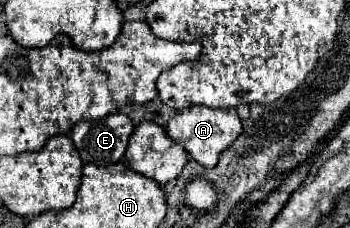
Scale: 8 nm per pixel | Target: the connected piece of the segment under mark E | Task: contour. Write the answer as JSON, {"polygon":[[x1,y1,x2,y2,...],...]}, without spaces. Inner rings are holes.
{"polygon":[[116,112,100,120,78,122,70,138,84,162,116,164,124,158,132,130,132,120,126,114]]}

